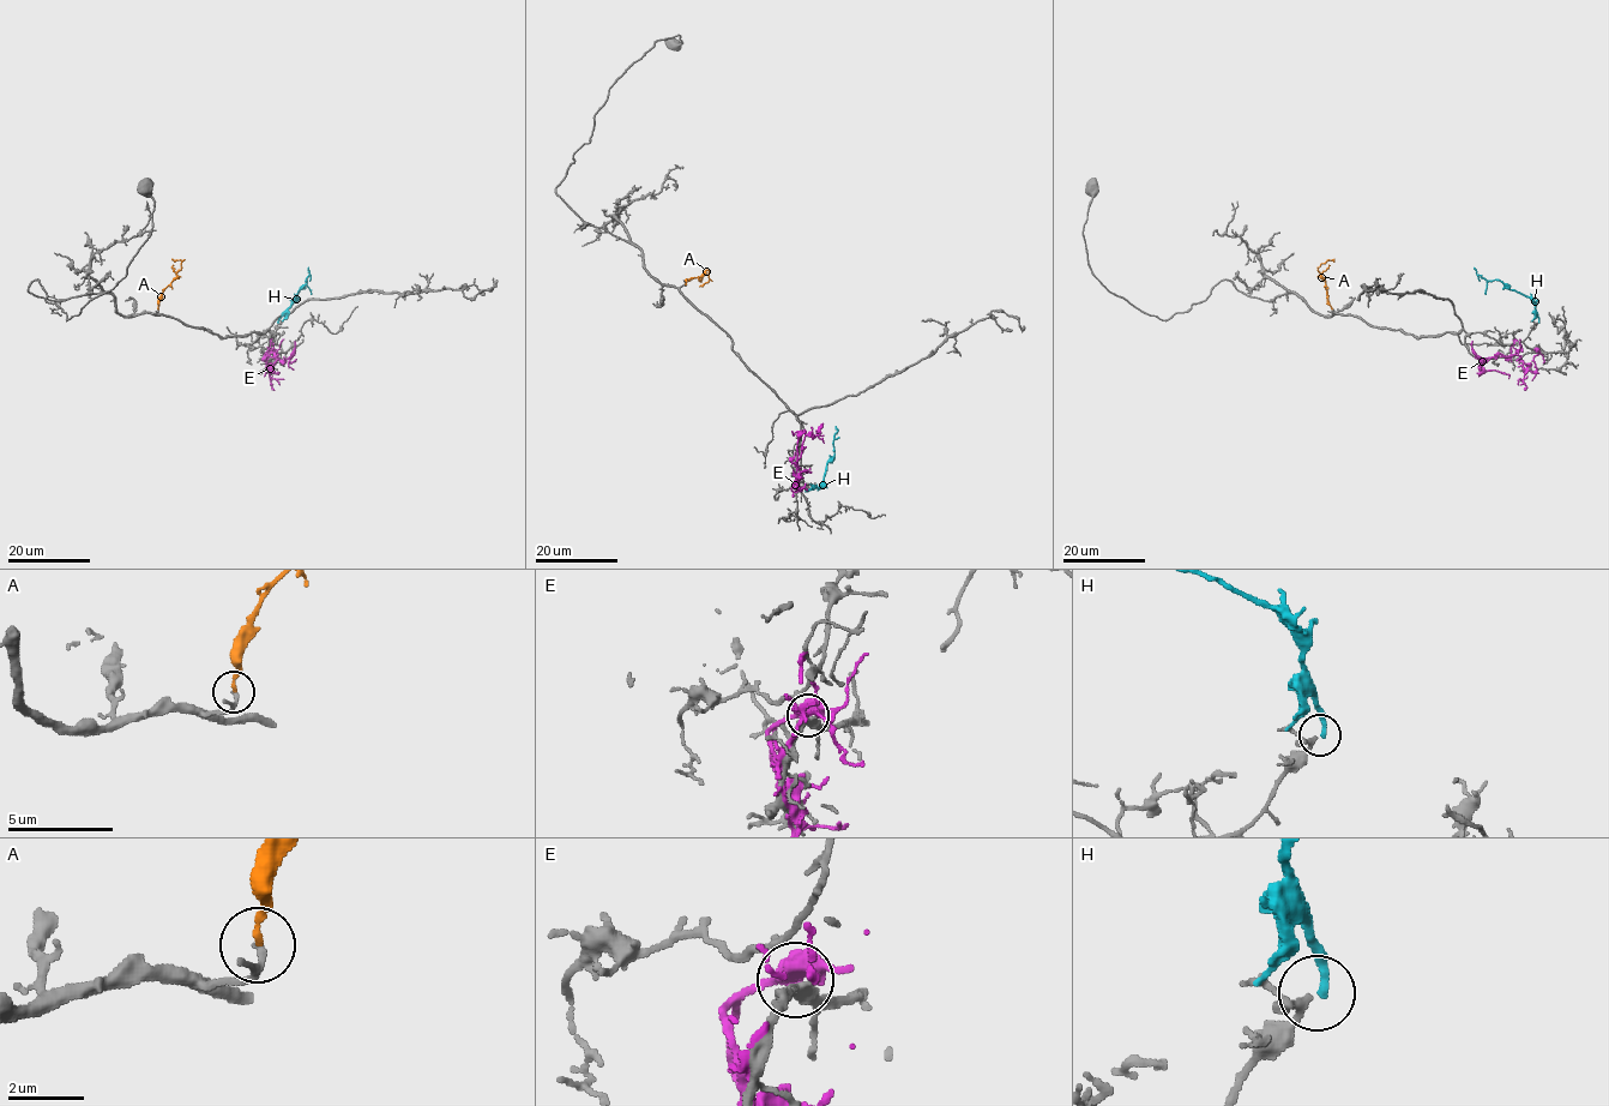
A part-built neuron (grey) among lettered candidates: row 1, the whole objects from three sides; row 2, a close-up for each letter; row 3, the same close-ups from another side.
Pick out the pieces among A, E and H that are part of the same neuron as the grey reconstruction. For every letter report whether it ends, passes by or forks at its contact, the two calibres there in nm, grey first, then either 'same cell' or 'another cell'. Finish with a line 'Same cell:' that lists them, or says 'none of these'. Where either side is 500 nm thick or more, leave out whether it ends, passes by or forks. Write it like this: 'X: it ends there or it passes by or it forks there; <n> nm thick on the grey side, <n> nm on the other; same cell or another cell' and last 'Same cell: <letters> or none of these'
A: it ends there; 160 nm thick on the grey side, 150 nm on the other; same cell
E: 320 nm thick on the grey side, 600 nm on the other; another cell
H: it ends there; 190 nm thick on the grey side, 240 nm on the other; another cell
Same cell: A

